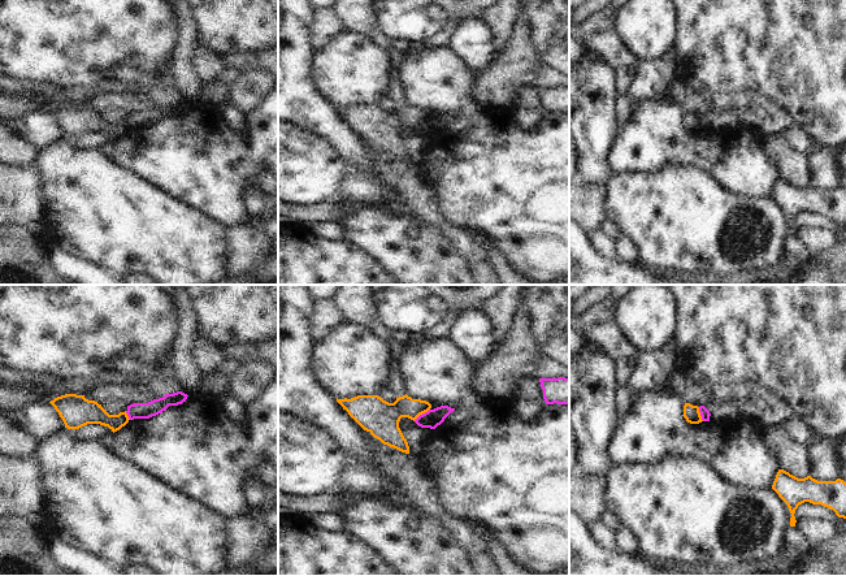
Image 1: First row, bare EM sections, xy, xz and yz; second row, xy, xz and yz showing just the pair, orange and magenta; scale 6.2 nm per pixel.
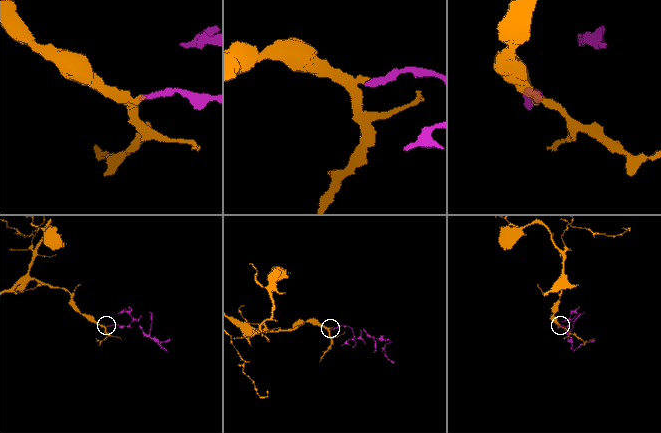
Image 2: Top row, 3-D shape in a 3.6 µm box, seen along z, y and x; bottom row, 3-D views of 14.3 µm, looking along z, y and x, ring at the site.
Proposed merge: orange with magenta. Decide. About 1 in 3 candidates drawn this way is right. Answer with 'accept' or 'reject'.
reject

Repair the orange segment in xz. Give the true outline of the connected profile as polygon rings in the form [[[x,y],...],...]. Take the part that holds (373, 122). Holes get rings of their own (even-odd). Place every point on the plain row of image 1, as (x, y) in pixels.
[[[407,103],[396,107],[394,112],[389,112],[378,104],[357,104],[351,108],[337,107],[337,111],[364,139],[383,153],[405,163],[409,163],[409,155],[399,137],[400,127],[408,126],[415,130],[431,117],[429,111],[412,108]]]

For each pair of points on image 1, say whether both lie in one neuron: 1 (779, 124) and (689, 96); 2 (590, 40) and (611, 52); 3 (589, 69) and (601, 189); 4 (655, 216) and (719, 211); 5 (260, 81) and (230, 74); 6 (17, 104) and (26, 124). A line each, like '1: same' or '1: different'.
1: same
2: same
3: different
4: same
5: different
6: different

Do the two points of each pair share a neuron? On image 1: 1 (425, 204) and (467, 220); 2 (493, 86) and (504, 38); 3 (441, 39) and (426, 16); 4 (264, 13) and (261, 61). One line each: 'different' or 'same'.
1: different
2: different
3: different
4: different

